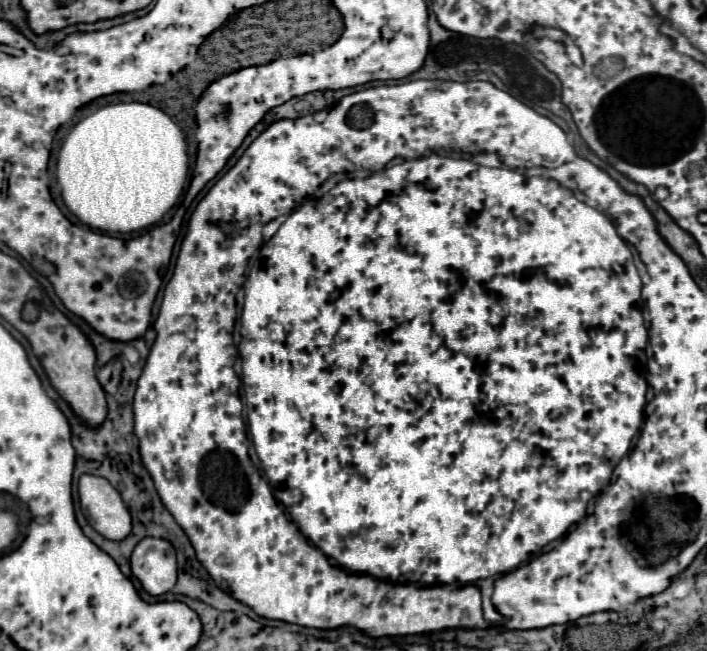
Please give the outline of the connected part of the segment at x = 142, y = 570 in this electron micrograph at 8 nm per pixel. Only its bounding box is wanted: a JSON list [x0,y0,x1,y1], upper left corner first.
[131,538,177,594]

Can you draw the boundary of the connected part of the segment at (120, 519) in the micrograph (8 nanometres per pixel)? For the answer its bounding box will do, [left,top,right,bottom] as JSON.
[79,474,131,540]

